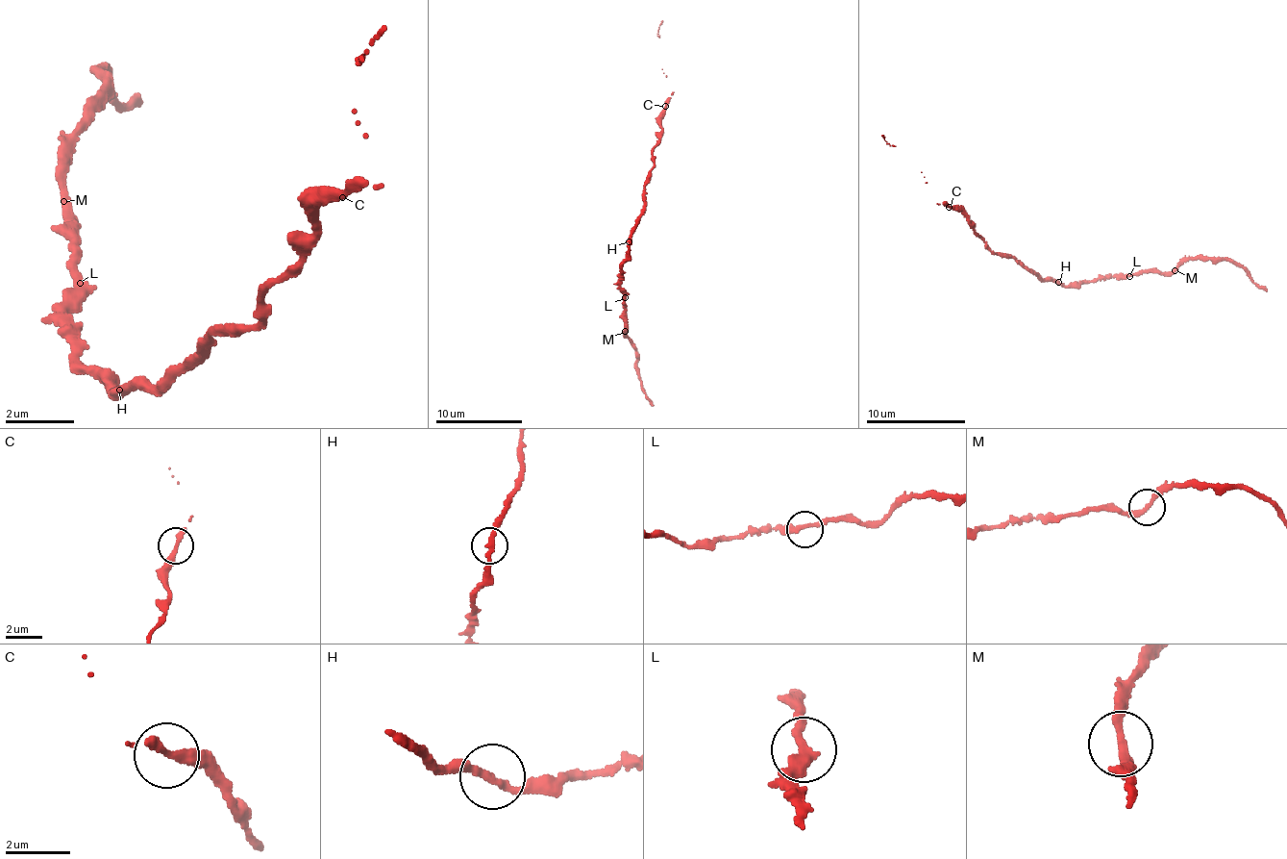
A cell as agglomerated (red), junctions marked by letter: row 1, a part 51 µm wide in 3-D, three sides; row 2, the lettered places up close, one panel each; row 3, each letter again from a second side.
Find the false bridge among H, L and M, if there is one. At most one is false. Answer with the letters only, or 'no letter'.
no letter

